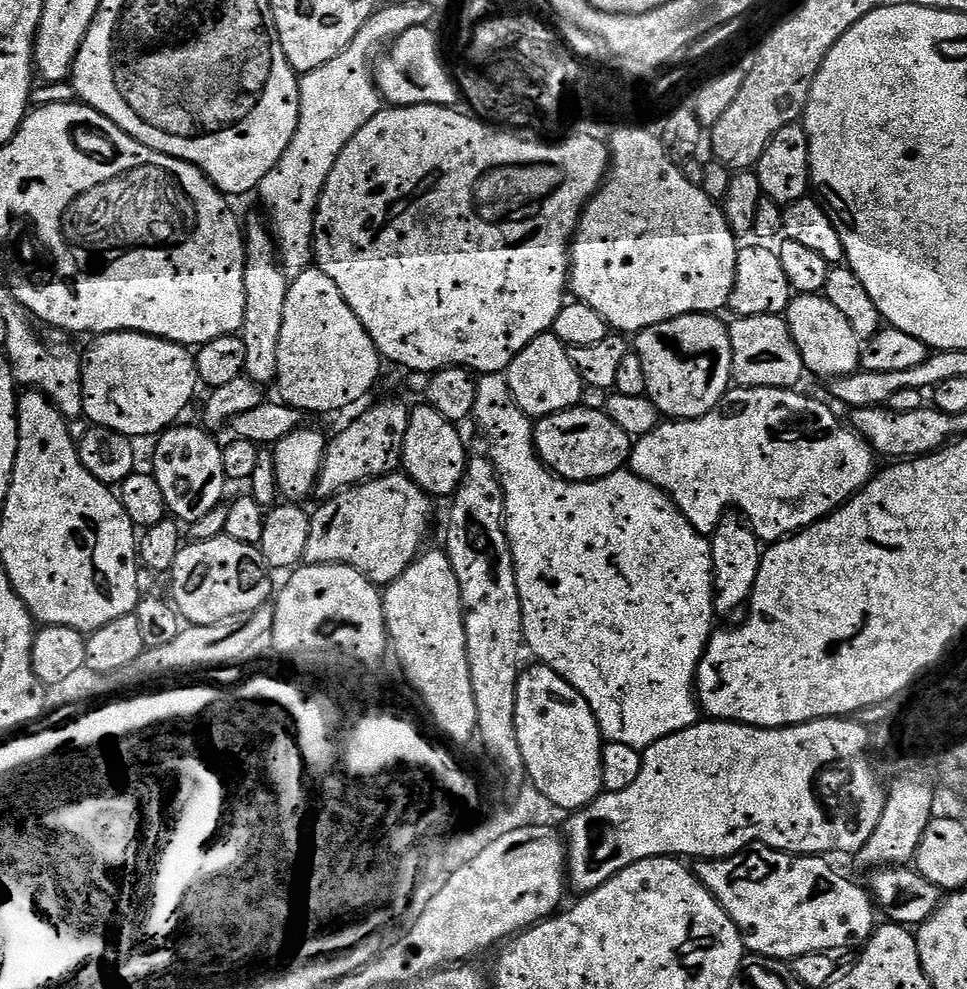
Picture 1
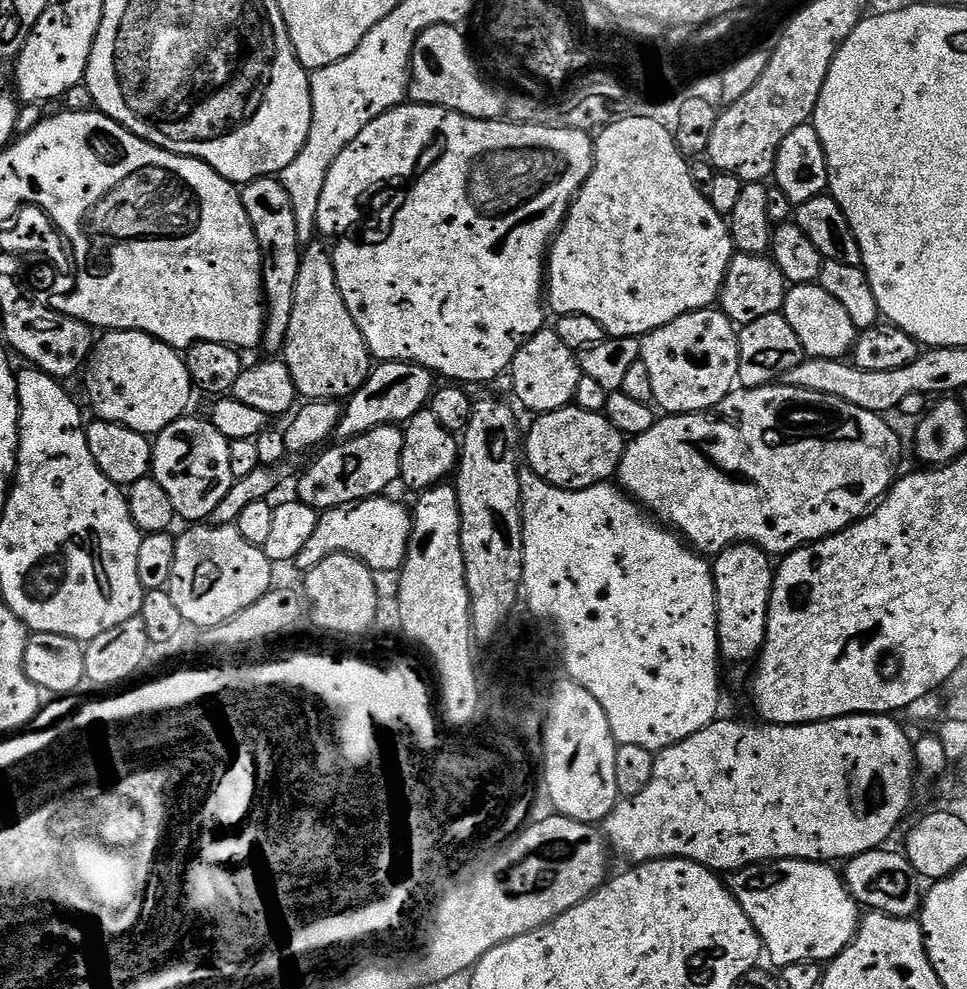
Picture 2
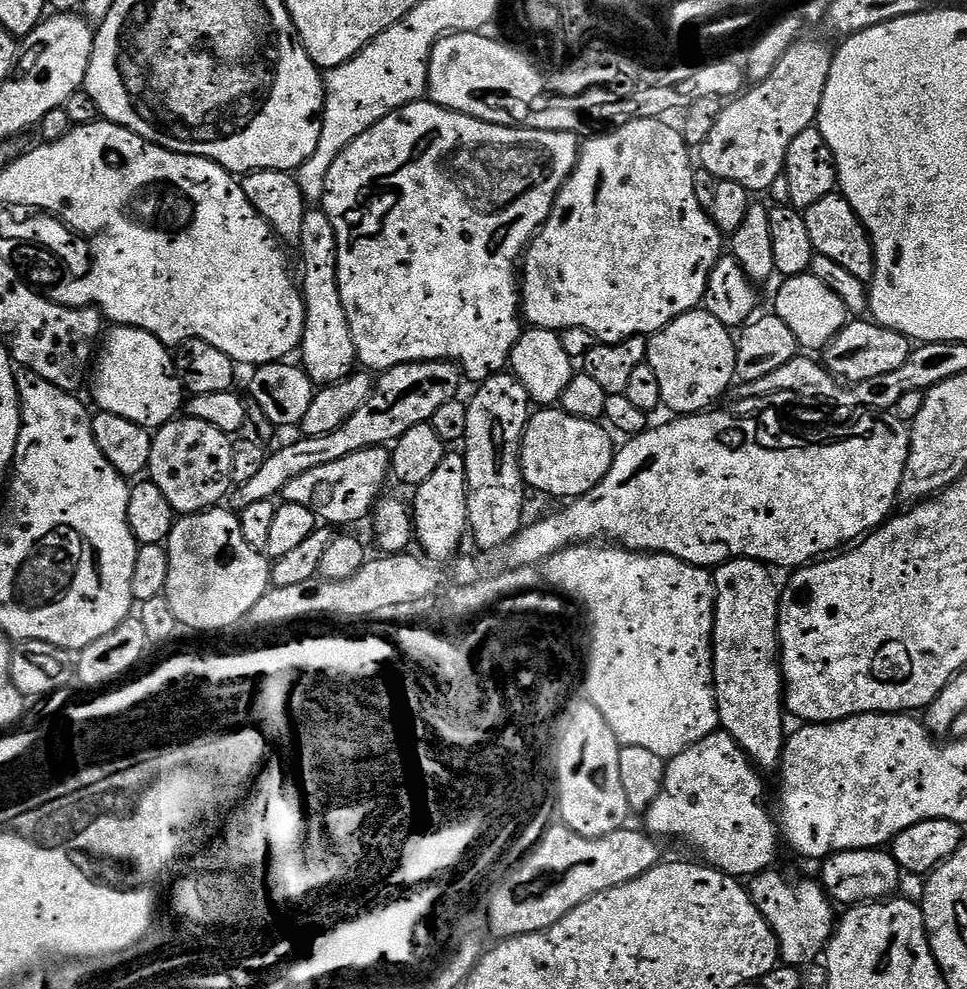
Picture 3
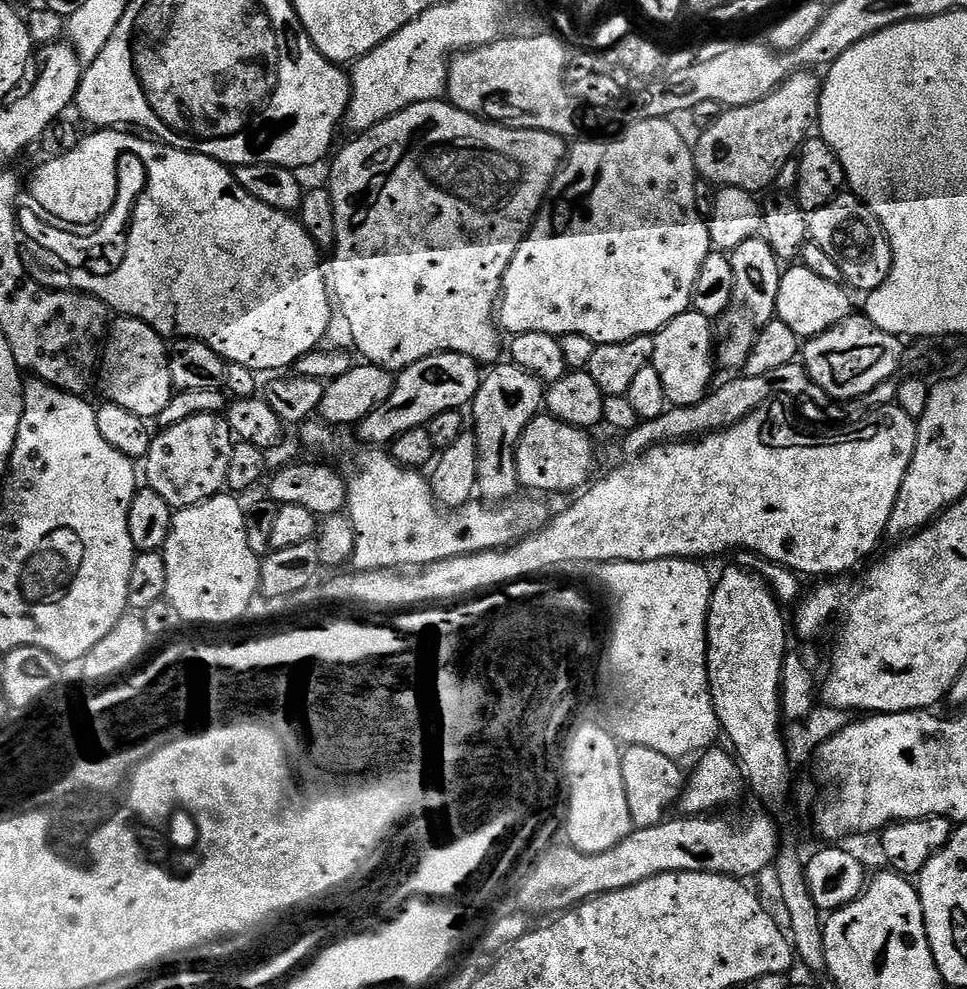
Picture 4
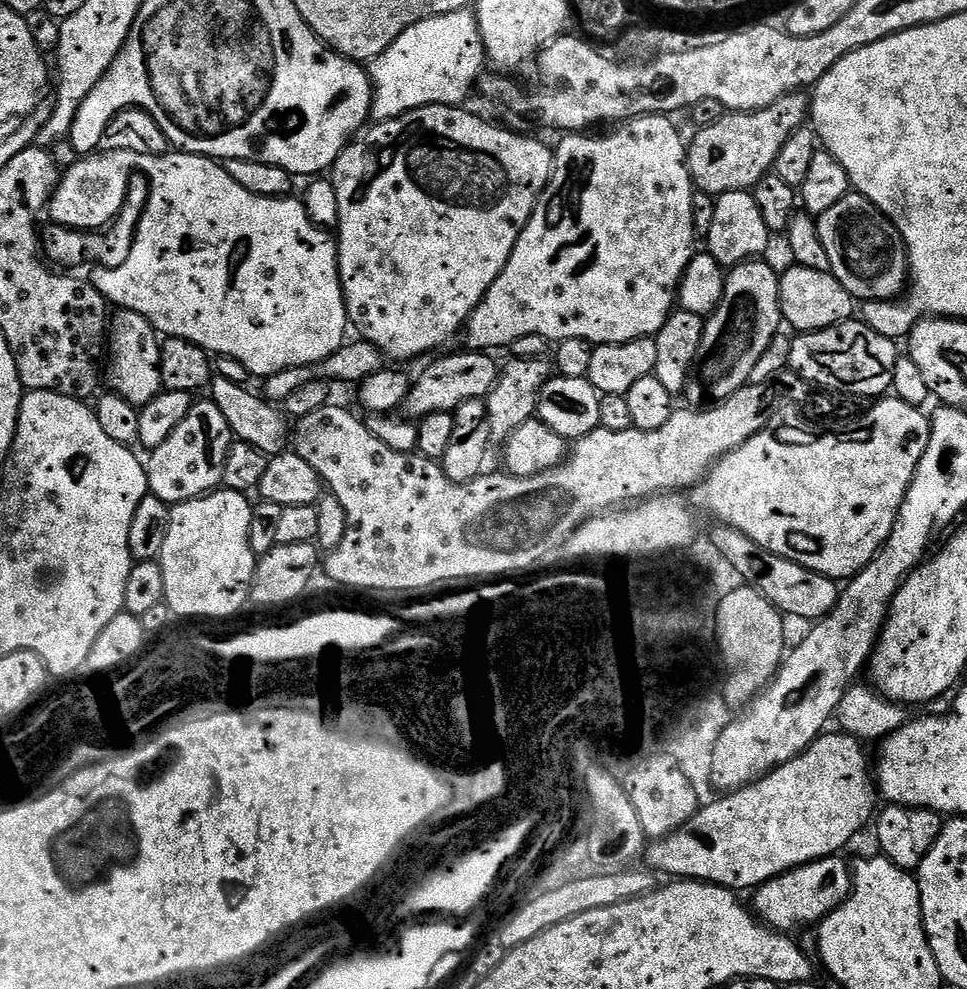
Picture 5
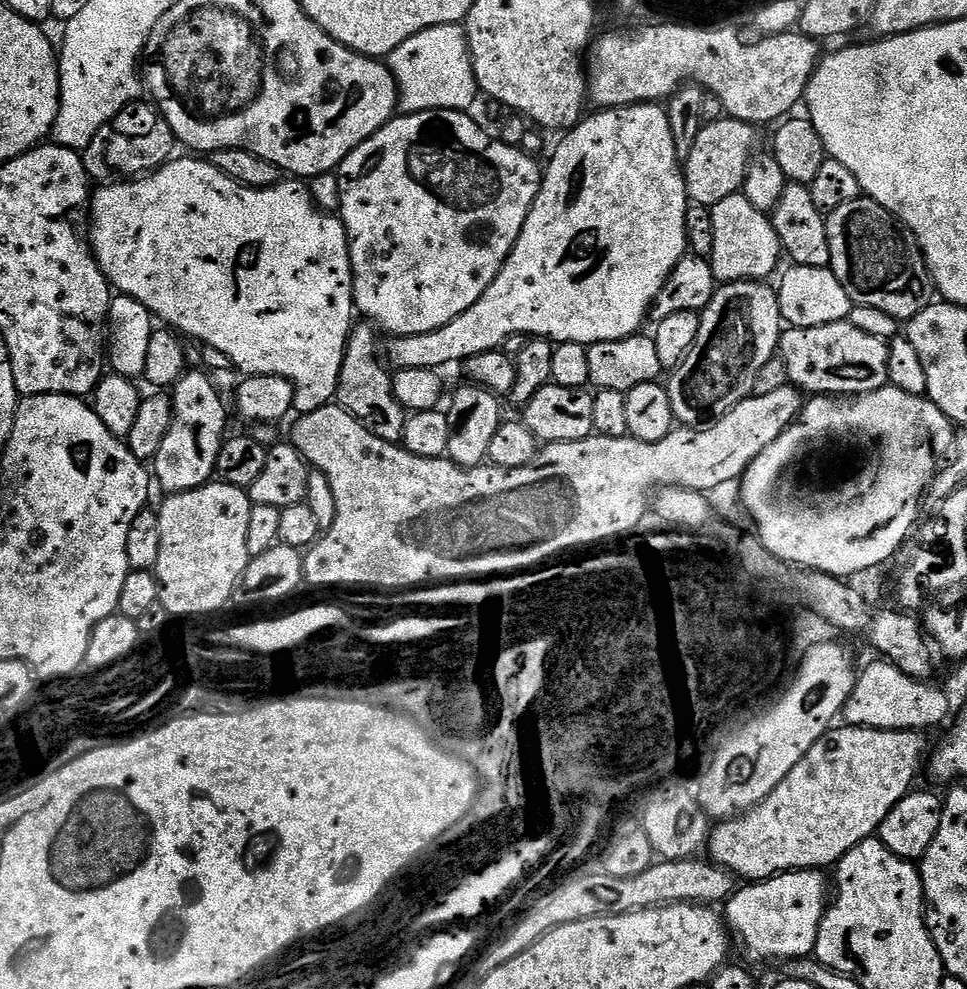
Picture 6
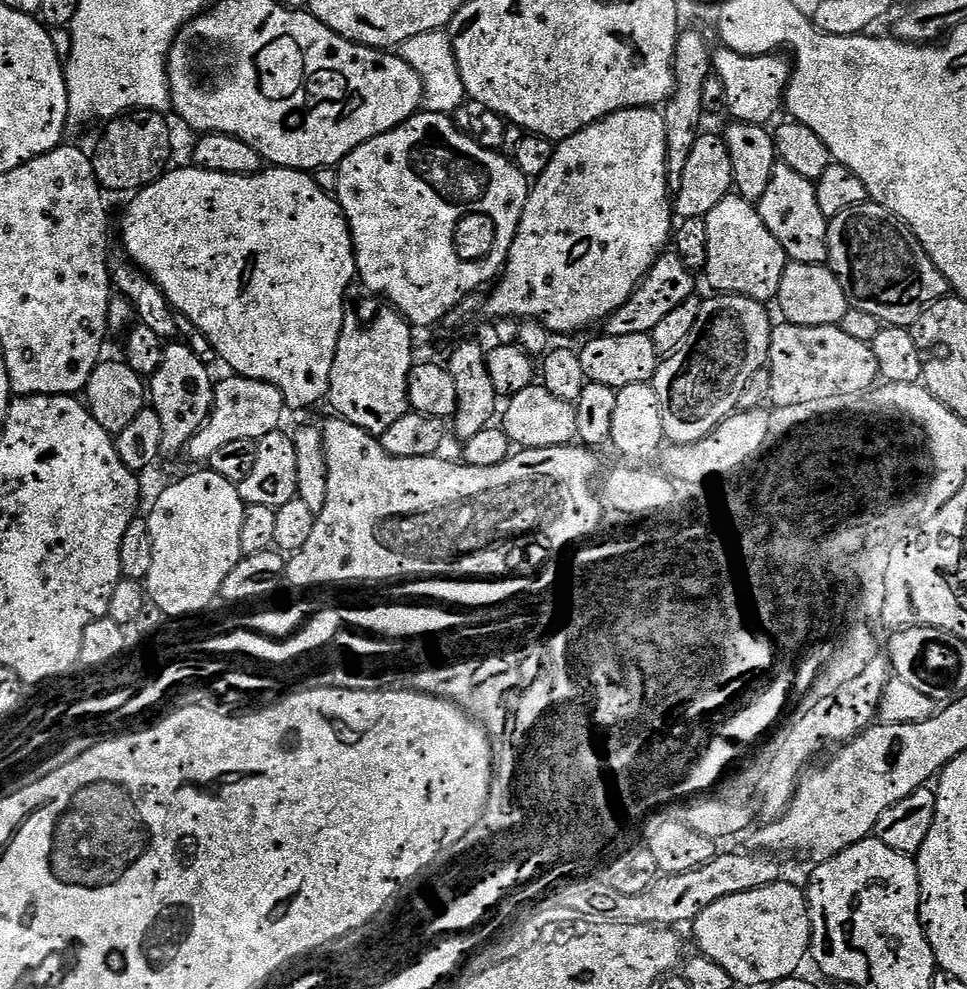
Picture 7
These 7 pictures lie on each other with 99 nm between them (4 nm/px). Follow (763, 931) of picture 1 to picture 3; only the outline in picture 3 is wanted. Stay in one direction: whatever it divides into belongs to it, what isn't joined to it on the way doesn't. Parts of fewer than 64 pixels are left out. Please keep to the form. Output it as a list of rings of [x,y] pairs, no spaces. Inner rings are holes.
[[[776,871],[759,872],[757,876],[751,877],[746,884],[748,897],[752,899],[762,918],[766,918],[766,922],[772,927],[772,933],[780,944],[781,961],[793,966],[805,966],[828,947],[834,931],[834,904],[815,879],[795,884]]]

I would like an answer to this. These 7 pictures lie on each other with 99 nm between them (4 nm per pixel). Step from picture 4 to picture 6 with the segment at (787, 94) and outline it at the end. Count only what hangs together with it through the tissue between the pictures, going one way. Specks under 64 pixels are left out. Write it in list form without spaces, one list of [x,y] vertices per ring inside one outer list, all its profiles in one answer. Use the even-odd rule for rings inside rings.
[[[717,118],[705,123],[698,138],[694,138],[690,158],[682,164],[686,190],[691,203],[711,206],[722,202],[722,198],[737,195],[743,189],[748,164],[757,151],[756,132],[757,129],[753,125],[731,118]]]

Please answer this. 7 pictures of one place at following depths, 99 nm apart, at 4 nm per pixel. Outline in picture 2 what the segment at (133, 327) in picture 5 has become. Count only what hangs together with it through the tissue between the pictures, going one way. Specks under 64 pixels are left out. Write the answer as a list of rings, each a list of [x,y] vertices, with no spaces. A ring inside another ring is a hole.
[[[108,330],[101,336],[83,373],[88,400],[99,419],[118,422],[152,438],[189,411],[194,389],[185,357],[177,349],[145,332]]]

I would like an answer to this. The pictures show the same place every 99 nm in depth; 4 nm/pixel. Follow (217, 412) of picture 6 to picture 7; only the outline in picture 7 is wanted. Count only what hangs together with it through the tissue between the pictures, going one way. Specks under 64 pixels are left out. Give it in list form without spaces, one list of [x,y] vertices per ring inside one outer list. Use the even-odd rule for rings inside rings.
[[[172,342],[164,349],[162,366],[150,377],[150,407],[162,418],[162,453],[165,457],[183,453],[188,443],[208,420],[216,397],[216,384],[209,365],[203,364],[183,342]]]

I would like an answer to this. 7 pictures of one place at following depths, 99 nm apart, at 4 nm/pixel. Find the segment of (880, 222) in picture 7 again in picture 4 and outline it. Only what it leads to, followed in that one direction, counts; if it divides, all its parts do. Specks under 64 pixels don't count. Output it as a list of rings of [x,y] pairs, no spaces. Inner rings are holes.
[[[841,191],[826,206],[808,213],[808,235],[811,243],[822,246],[822,251],[838,266],[843,283],[861,294],[878,290],[890,274],[892,251],[884,228],[874,214],[851,191]]]

